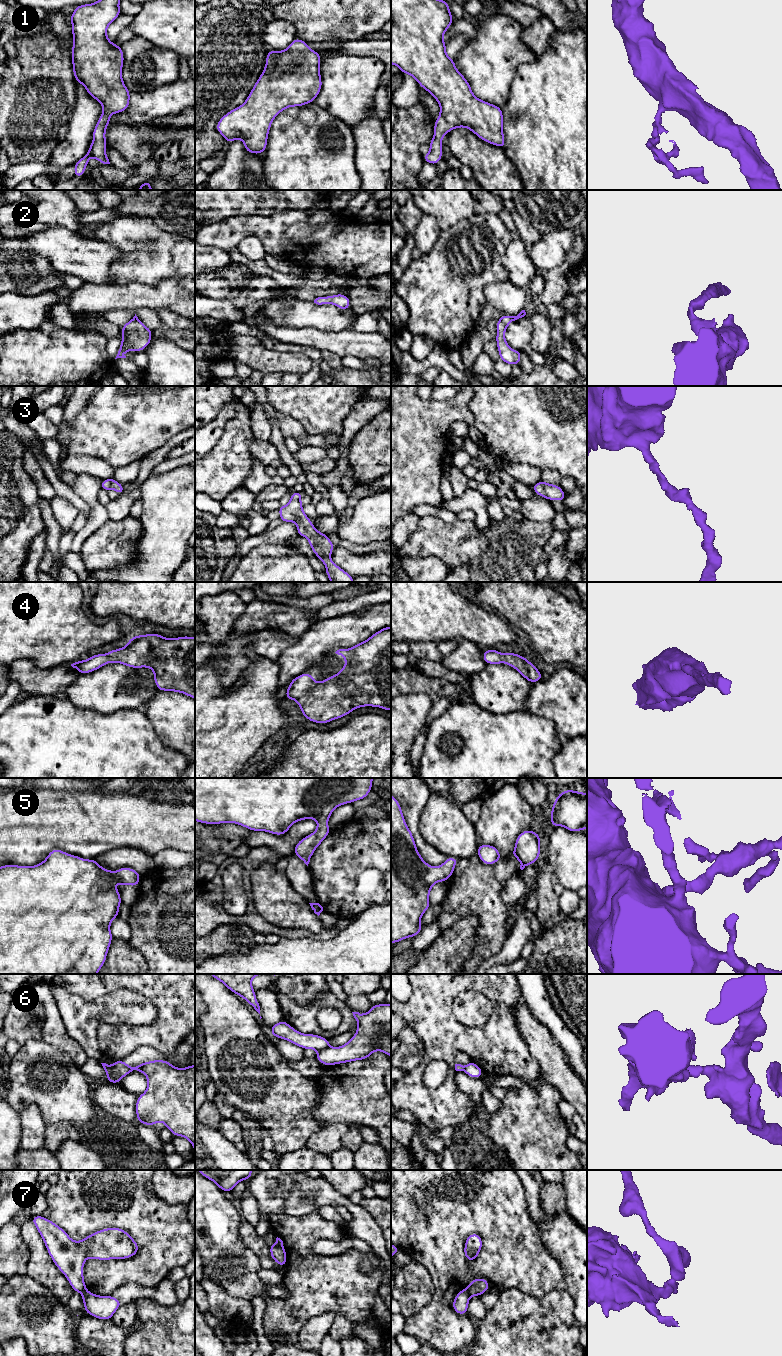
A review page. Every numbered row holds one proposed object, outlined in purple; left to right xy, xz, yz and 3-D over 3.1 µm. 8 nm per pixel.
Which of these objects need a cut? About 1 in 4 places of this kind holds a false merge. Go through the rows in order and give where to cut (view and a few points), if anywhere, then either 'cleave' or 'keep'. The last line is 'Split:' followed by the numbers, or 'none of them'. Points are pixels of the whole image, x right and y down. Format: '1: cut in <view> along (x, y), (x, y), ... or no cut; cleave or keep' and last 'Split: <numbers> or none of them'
1: no cut; keep
2: no cut; keep
3: no cut; keep
4: no cut; keep
5: no cut; keep
6: cut in xz along (328, 1046), (318, 1052); cleave
7: cut in yz along (466, 1288), (470, 1295); cleave
Split: 6, 7

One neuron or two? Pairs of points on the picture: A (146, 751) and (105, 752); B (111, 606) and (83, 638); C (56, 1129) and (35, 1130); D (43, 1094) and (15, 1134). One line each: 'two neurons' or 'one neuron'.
A: one neuron
B: two neurons
C: two neurons
D: two neurons

